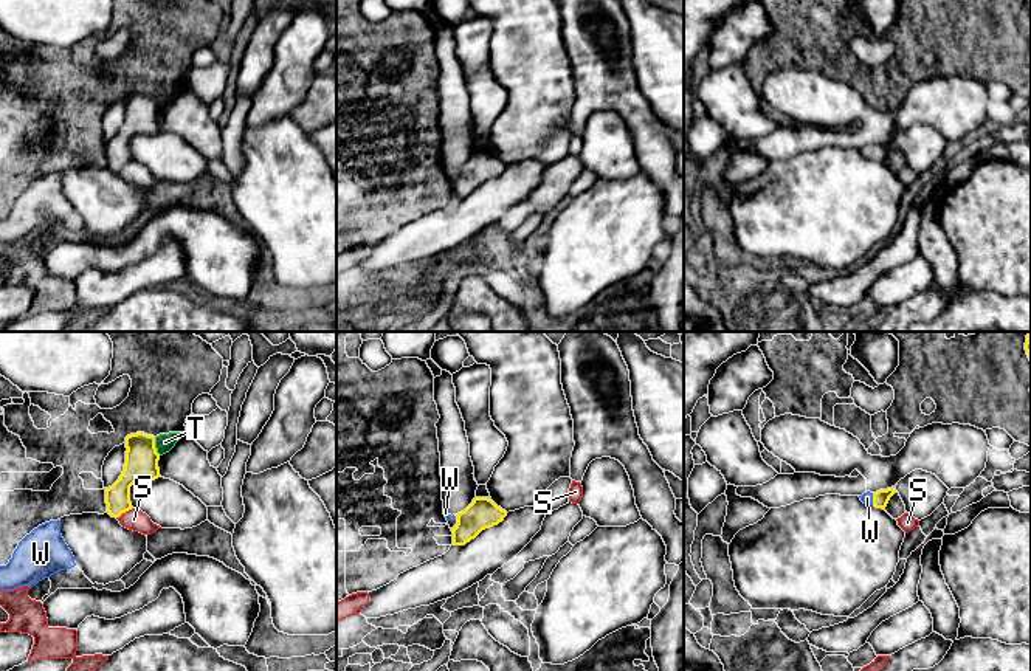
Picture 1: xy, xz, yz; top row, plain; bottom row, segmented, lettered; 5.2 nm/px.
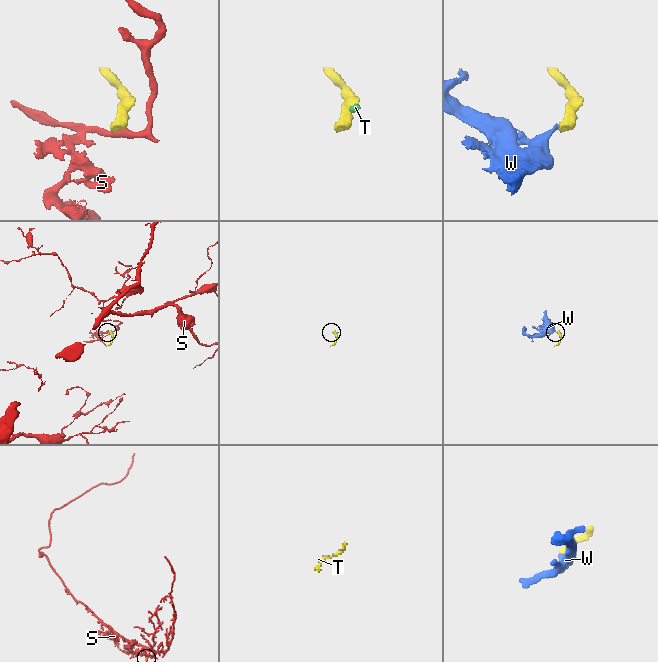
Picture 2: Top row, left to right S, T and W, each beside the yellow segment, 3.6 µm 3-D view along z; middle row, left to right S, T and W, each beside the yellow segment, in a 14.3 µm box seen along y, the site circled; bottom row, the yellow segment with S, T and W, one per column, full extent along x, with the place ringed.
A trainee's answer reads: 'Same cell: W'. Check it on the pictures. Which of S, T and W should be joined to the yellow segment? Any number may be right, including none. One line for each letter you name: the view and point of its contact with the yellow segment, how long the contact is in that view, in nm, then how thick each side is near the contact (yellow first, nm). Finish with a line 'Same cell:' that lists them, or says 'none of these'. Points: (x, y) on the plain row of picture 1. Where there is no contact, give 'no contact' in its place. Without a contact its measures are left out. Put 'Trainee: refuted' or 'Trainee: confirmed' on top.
Trainee: confirmed
W: meets yellow in yz at (873, 152); contact 60 nm long; 90 nm thick on the yellow side, 60 nm on the other
Same cell: W

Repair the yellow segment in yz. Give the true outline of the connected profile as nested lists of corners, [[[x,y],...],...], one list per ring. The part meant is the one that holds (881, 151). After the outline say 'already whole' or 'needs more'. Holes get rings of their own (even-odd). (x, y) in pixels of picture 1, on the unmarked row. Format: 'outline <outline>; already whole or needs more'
outline [[[887,141],[887,143],[879,143],[876,146],[864,146],[860,150],[860,153],[867,158],[874,158],[876,161],[882,161],[885,163],[890,150],[896,146],[895,141]]]; needs more

